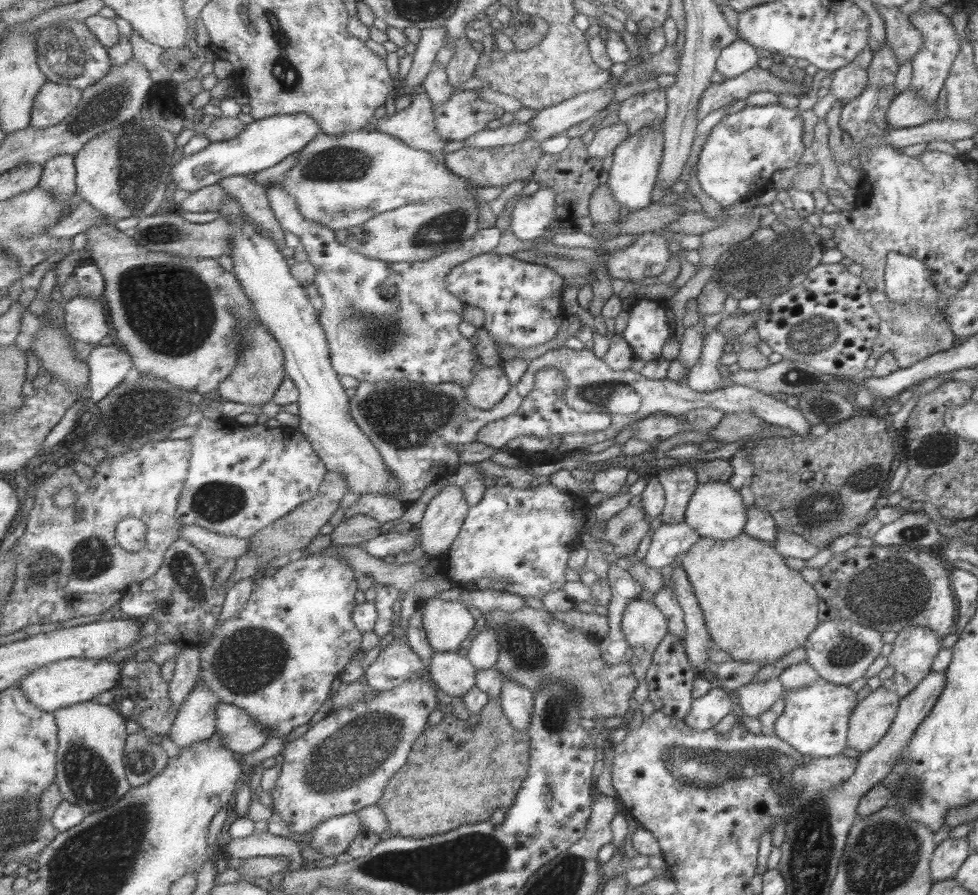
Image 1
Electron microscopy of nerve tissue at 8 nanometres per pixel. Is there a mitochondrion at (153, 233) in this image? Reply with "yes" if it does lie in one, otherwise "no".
yes

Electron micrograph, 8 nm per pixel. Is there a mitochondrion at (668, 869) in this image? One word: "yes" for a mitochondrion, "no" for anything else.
no

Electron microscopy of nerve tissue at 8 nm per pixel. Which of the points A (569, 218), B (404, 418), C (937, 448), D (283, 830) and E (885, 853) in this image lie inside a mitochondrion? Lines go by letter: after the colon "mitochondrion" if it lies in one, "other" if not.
A: other
B: mitochondrion
C: mitochondrion
D: other
E: mitochondrion

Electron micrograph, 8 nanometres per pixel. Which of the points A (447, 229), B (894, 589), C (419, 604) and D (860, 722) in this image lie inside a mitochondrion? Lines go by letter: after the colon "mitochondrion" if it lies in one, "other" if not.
A: mitochondrion
B: mitochondrion
C: other
D: other

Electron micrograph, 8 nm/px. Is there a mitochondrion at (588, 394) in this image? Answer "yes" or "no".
yes

